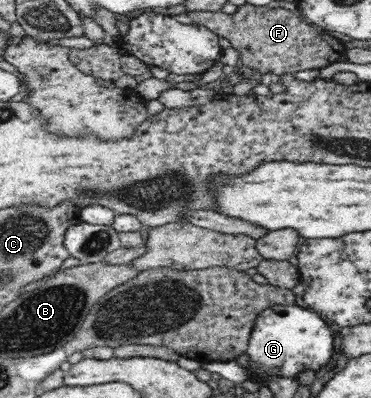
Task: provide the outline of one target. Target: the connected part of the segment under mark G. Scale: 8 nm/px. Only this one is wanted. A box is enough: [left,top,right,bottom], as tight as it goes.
[247,304,333,381]

